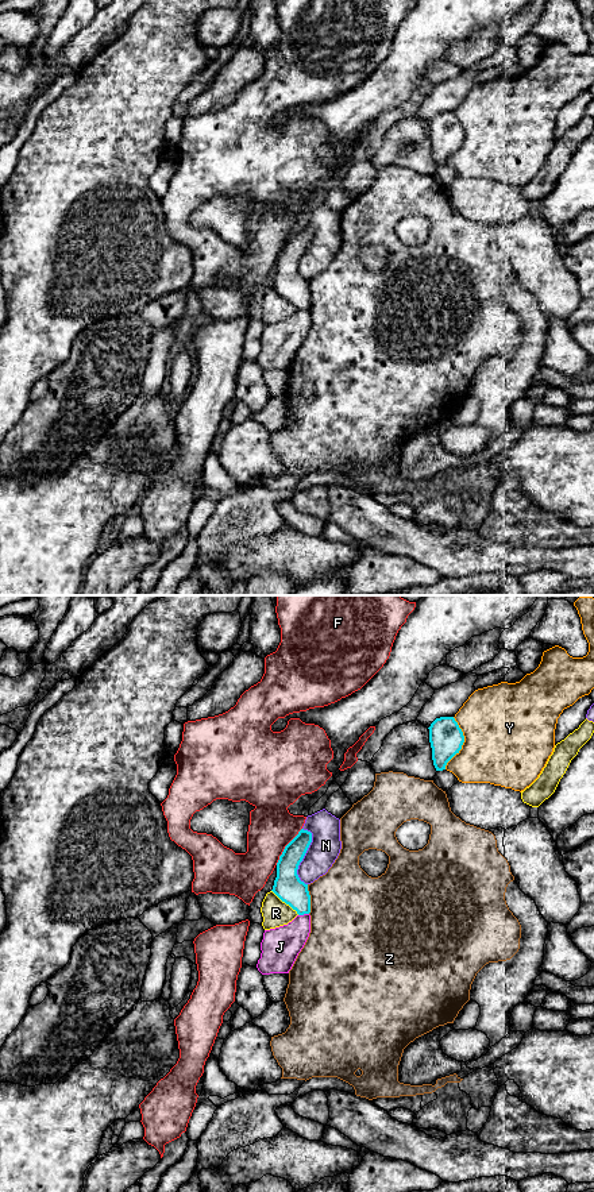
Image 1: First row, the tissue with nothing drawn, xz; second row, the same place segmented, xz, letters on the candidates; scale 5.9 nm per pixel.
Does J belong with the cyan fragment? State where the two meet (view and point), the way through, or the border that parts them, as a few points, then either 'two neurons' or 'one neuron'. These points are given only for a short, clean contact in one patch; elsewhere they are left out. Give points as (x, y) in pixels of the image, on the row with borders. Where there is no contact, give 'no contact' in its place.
contact xz (303, 914); way xz (288, 887), (299, 898), (303, 914), (301, 925), (280, 946); one neuron

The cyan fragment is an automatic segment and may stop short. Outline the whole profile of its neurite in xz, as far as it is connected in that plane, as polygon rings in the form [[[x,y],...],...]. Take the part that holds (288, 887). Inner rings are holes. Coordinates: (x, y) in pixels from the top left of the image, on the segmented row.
[[[301,829],[285,846],[277,863],[277,877],[271,891],[298,915],[288,925],[265,930],[256,964],[262,975],[289,973],[309,937],[310,895],[297,869],[310,842],[312,833]]]

